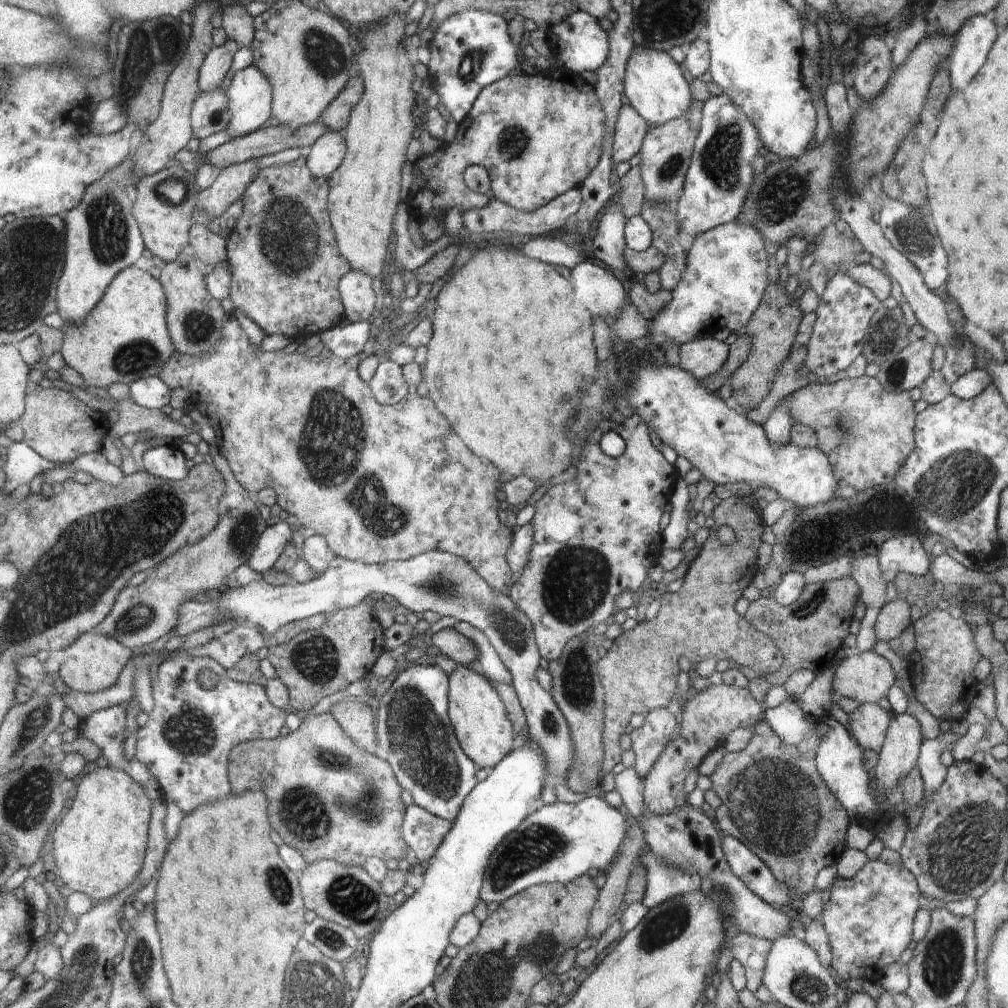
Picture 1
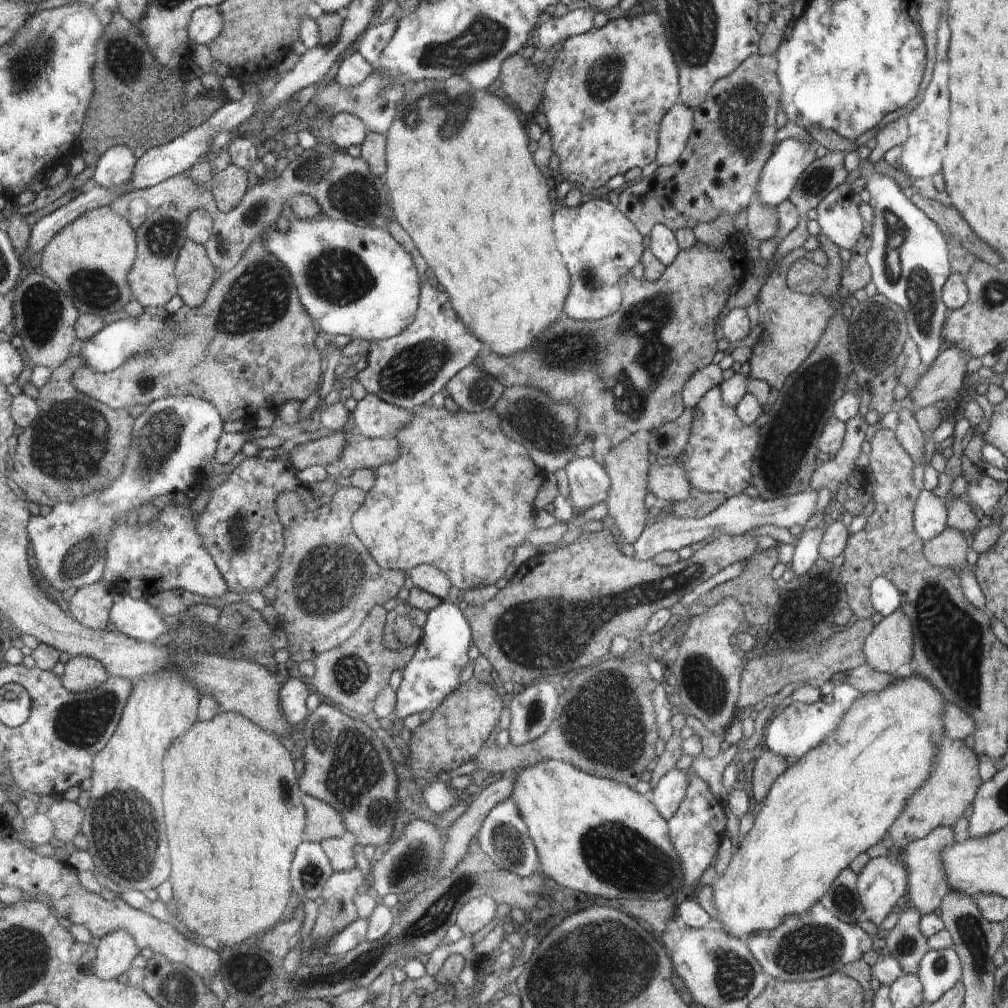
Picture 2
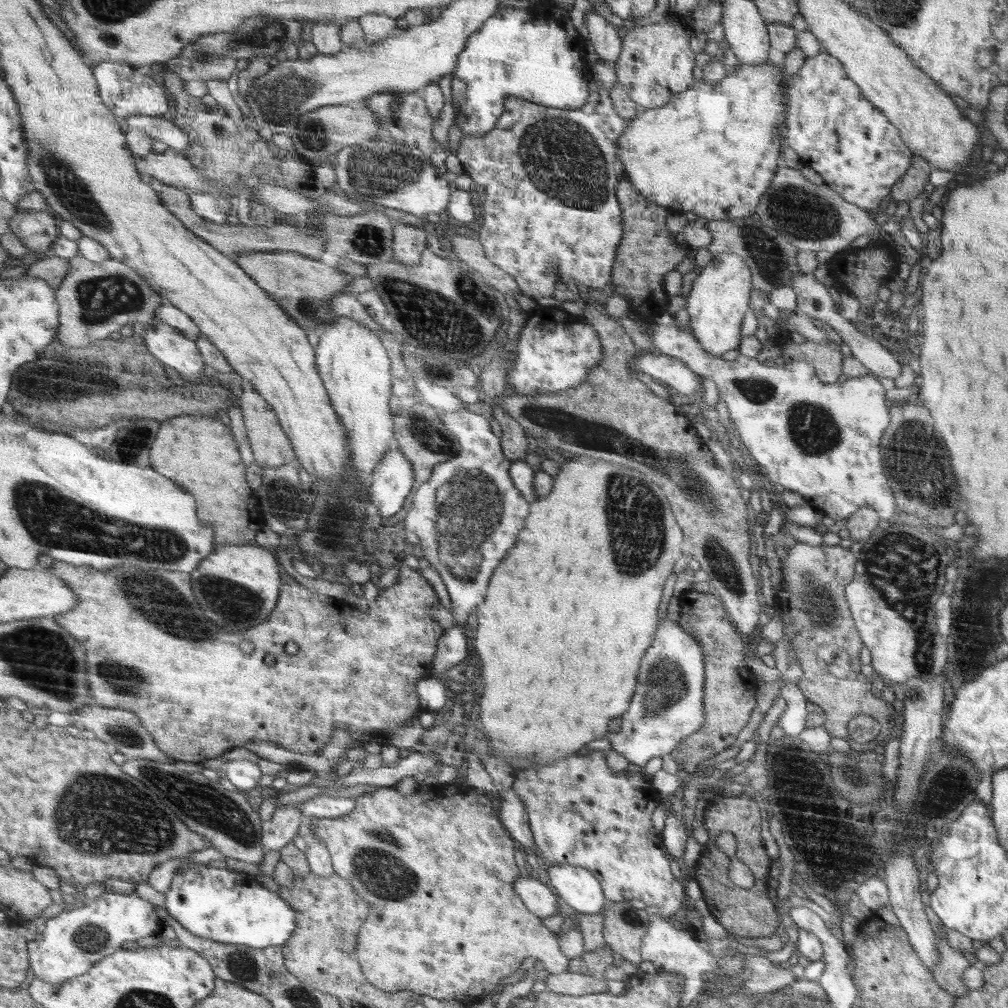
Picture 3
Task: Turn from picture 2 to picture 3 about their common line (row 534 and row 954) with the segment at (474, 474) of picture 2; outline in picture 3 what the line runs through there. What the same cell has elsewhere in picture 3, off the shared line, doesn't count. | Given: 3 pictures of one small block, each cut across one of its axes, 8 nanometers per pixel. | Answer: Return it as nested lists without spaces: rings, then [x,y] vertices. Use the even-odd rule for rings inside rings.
[[[380,787],[374,792],[366,792],[355,798],[355,807],[350,814],[336,819],[316,818],[310,819],[312,835],[320,837],[331,856],[333,869],[341,877],[344,877],[358,894],[367,900],[370,908],[369,918],[366,919],[366,928],[362,928],[362,944],[358,944],[358,956],[362,956],[362,964],[366,964],[366,976],[370,976],[370,984],[378,984],[383,992],[396,993],[401,990],[411,990],[418,996],[429,996],[437,1001],[456,1000],[464,998],[486,998],[492,994],[496,984],[504,978],[510,977],[512,972],[520,968],[520,962],[526,958],[534,957],[552,958],[552,974],[567,972],[570,960],[562,953],[555,934],[552,934],[546,926],[542,926],[542,920],[528,912],[528,908],[522,904],[523,900],[512,890],[512,884],[520,878],[520,870],[514,864],[514,840],[510,836],[504,836],[506,832],[502,824],[498,822],[494,808],[490,806],[490,800],[475,788],[467,788],[467,792],[458,792],[452,796],[442,796],[433,789],[429,791],[418,788],[412,795],[402,795],[390,787]]]

